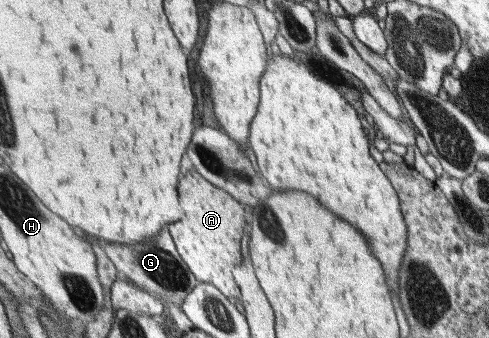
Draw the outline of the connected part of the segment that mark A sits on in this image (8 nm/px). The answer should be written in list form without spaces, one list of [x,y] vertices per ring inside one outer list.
[[[194,167],[187,169],[178,181],[178,197],[182,217],[165,227],[170,231],[174,245],[185,259],[195,277],[201,283],[210,283],[230,299],[243,297],[235,275],[236,265],[241,265],[242,237],[244,237],[245,213],[244,204],[234,199],[227,191],[209,182]]]

